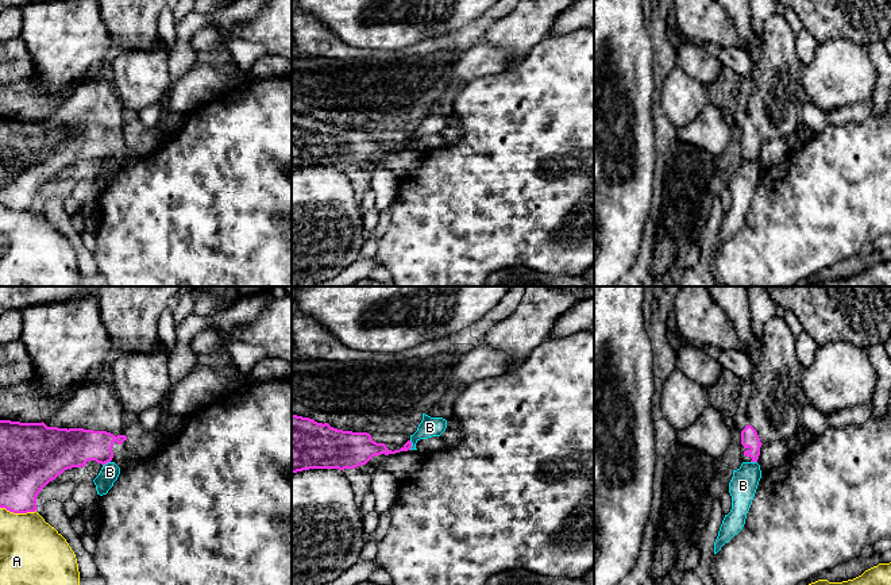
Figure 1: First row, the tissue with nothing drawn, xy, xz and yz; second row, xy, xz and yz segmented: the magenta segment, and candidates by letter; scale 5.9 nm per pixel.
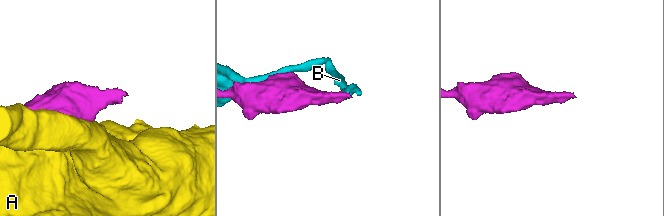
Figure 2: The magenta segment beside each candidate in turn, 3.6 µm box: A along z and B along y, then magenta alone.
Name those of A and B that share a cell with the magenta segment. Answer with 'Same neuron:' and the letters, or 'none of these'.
Same neuron: none of these

